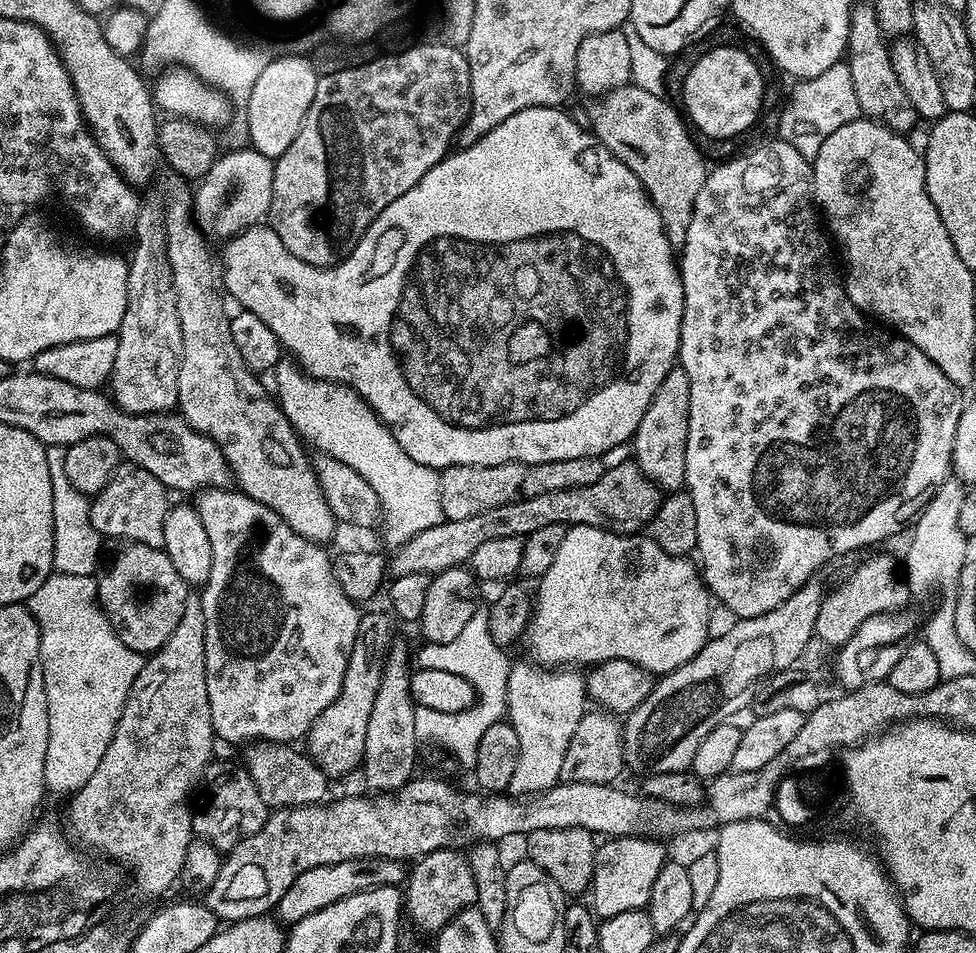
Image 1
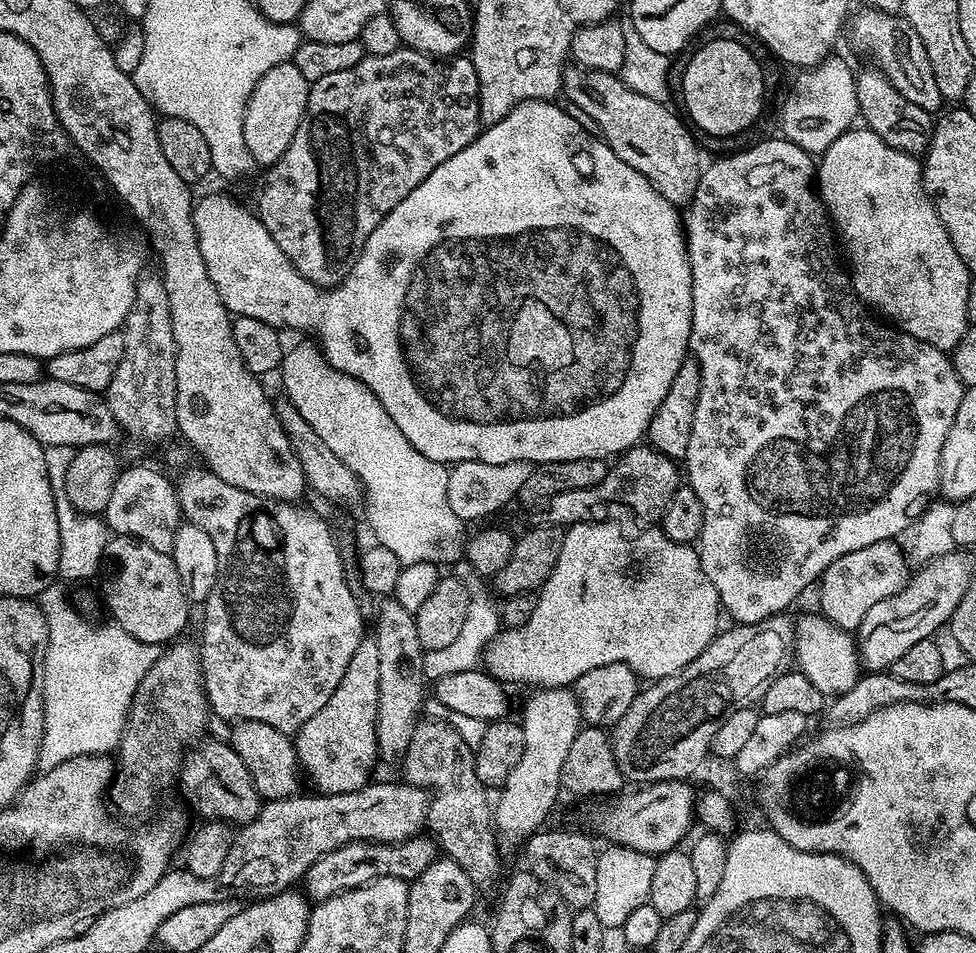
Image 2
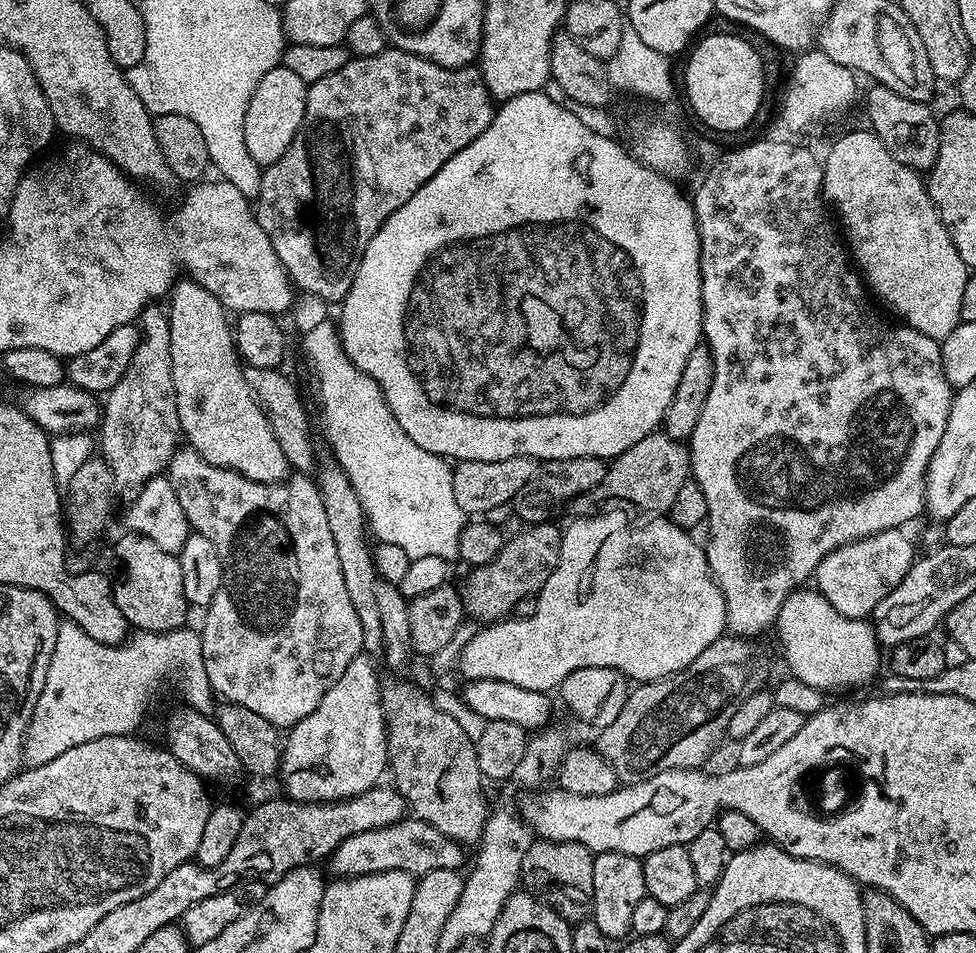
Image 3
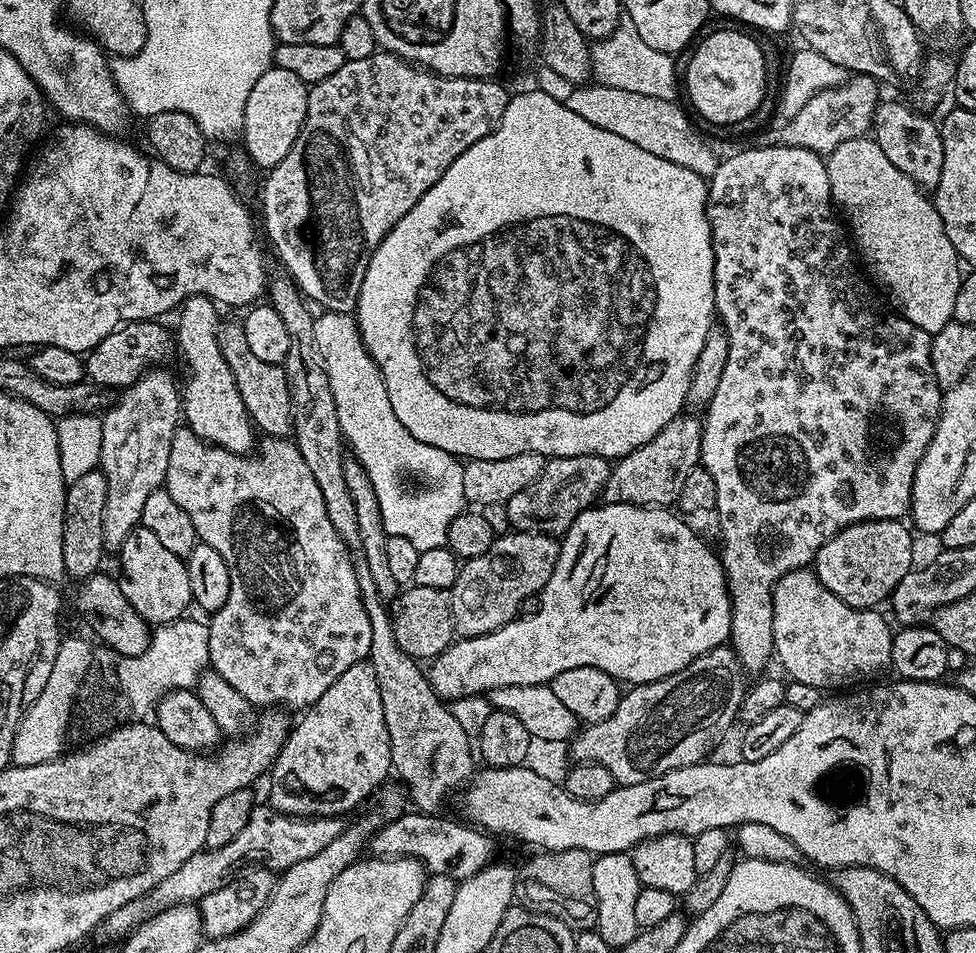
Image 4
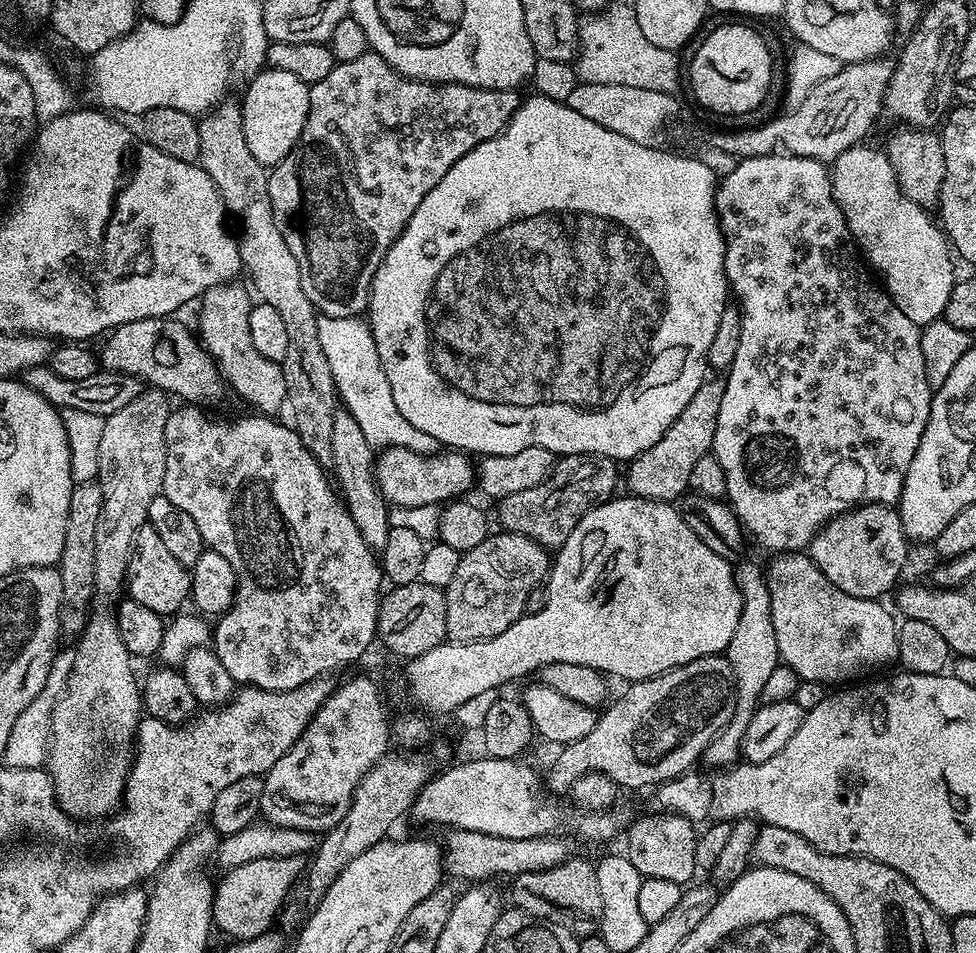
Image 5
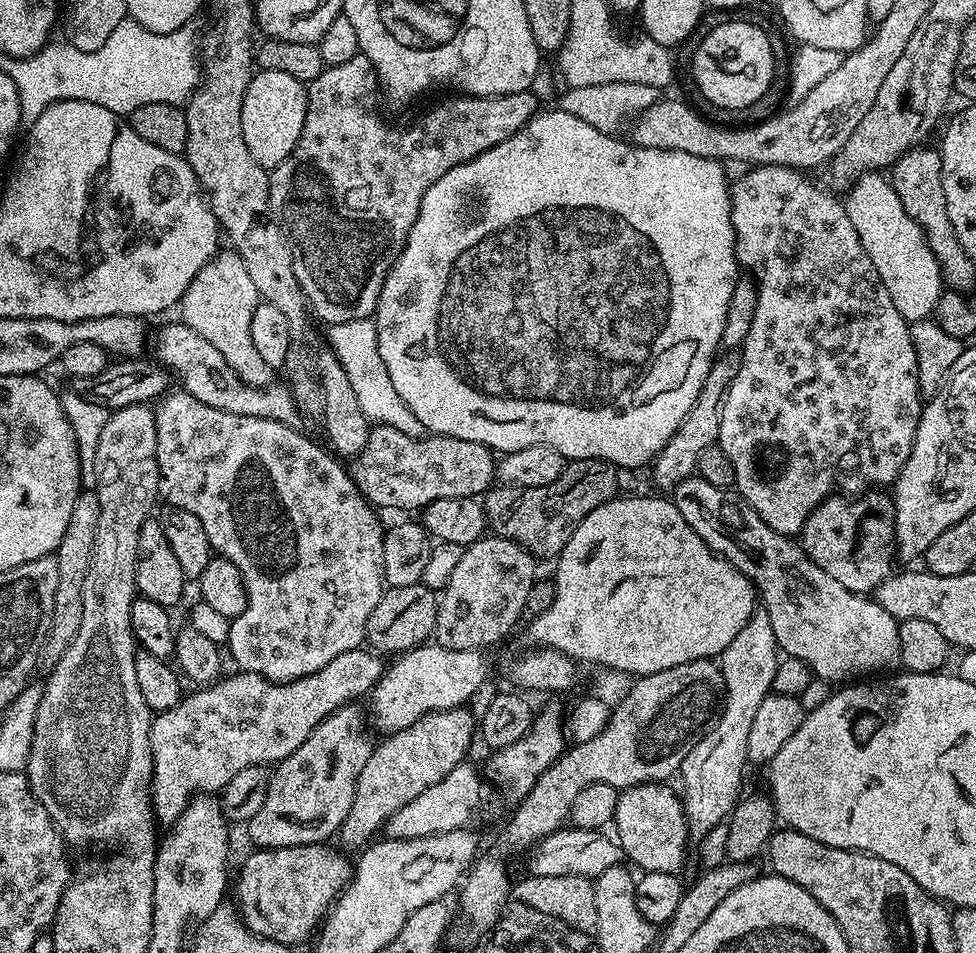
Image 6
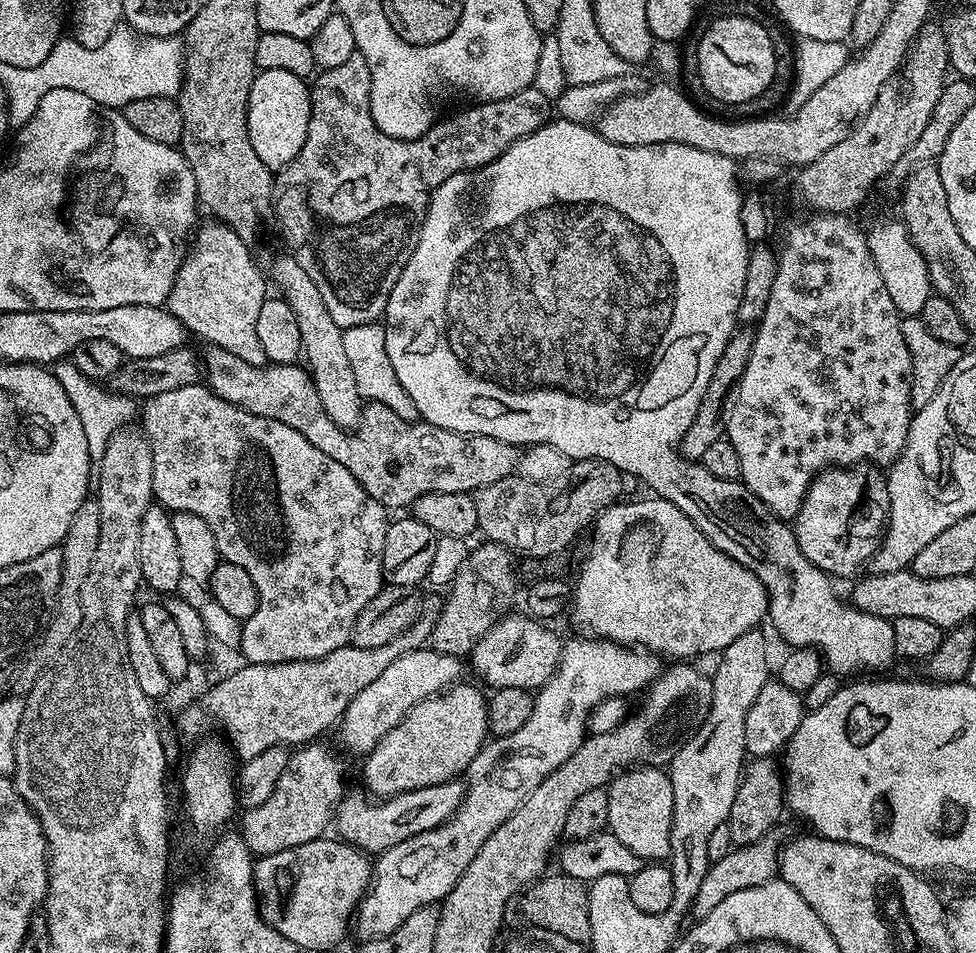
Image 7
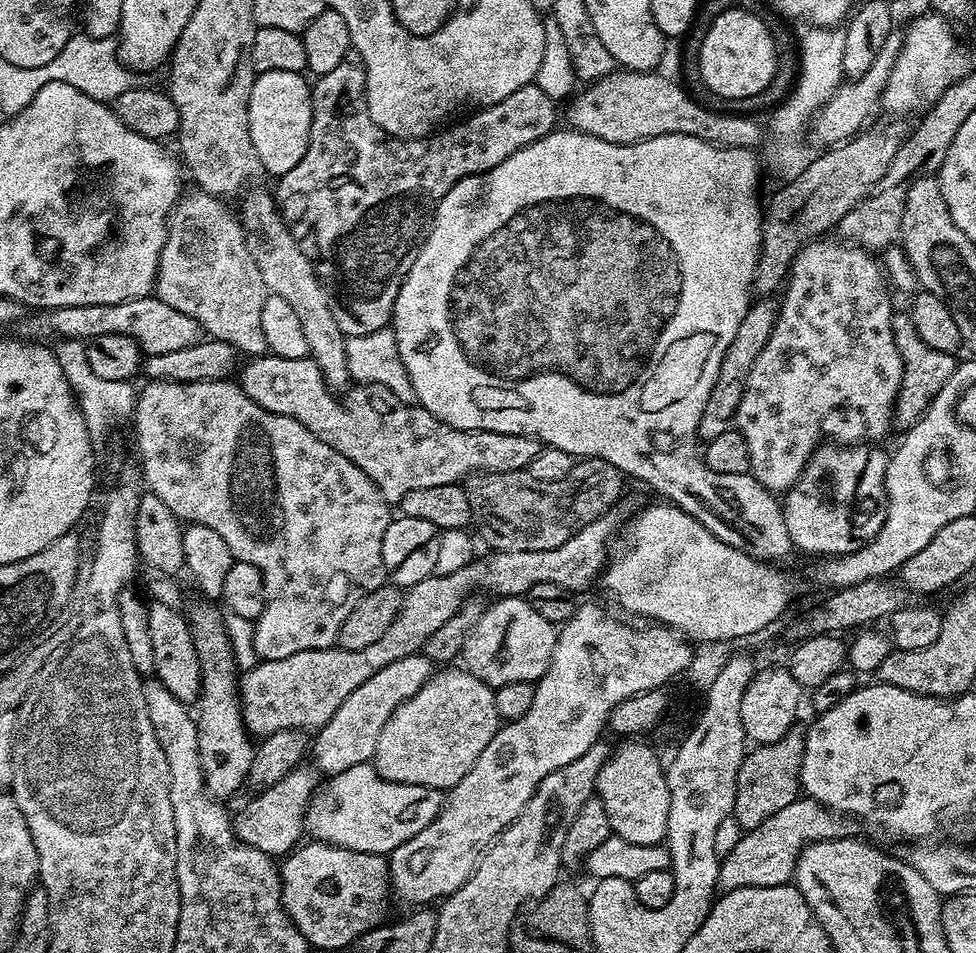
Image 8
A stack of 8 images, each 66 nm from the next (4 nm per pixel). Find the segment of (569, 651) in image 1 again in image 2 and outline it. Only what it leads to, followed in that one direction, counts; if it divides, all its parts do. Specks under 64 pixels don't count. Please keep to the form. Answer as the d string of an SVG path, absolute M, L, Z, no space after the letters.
M600 523L574 524L565 531L562 550L558 554L550 578L545 582L544 587L539 589L534 614L530 614L530 622L517 628L504 628L484 649L483 667L505 685L524 683L532 684L528 686L542 688L568 688L575 685L578 677L586 674L586 670L594 670L598 666L607 664L628 664L630 670L636 672L637 677L648 676L649 681L660 680L663 676L674 674L685 668L690 662L694 662L694 658L698 658L698 654L702 654L702 650L706 650L706 646L717 636L716 612L718 613L720 599L714 590L714 582L710 582L710 578L706 578L706 574L702 570L700 553L693 545L675 544L673 540L666 538L666 534L656 526L652 526L649 532L642 533L637 540L631 540L630 537L623 536L614 525Z

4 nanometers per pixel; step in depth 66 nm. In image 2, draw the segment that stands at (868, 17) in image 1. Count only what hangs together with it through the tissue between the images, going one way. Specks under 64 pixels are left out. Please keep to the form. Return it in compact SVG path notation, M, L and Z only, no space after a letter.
M867 67L856 72L859 119L871 132L876 132L878 138L882 138L882 142L903 152L923 153L928 147L928 141L932 139L933 113L922 110L922 106L914 106L914 102L910 102L910 98L902 98L902 94L898 94L898 90L890 82L890 78L886 78L879 68Z

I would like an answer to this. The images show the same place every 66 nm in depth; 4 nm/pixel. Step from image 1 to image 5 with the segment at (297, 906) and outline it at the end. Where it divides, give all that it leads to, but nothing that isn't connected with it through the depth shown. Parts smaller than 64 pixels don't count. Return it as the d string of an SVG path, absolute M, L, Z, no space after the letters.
M453 828L445 833L444 840L442 839L442 855L447 875L453 876L453 881L488 882L493 879L491 876L515 878L527 872L553 868L573 855L571 842L563 840L563 835L560 834L519 840L478 834L474 830L461 828Z

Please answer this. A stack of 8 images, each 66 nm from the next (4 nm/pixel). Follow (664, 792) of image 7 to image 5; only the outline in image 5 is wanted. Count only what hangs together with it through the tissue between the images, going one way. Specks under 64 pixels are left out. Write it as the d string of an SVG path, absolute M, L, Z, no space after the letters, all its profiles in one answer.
M661 811L660 816L640 816L628 828L628 852L626 858L638 870L640 877L663 878L670 882L687 885L692 875L698 872L694 862L694 850L698 835L693 821L685 816Z

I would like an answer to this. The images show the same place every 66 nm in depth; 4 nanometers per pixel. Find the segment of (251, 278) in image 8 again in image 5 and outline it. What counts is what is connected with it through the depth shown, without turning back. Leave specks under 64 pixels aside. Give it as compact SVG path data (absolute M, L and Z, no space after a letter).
M229 282L226 284L219 284L218 286L214 286L209 290L209 292L204 293L204 295L200 297L198 301L198 307L200 307L200 332L198 328L198 336L204 347L208 349L208 355L216 361L216 366L220 369L220 375L224 377L225 385L227 385L231 391L233 388L233 390L236 391L237 394L240 395L241 398L244 399L250 407L252 407L249 409L255 410L260 414L276 414L276 411L278 411L279 408L283 409L286 404L286 378L282 374L279 363L277 363L275 360L271 360L270 358L262 358L262 354L258 354L258 350L254 346L253 340L250 338L250 310L252 309L254 300L250 295L249 289L247 287L245 288L246 289L240 285L240 282Z

